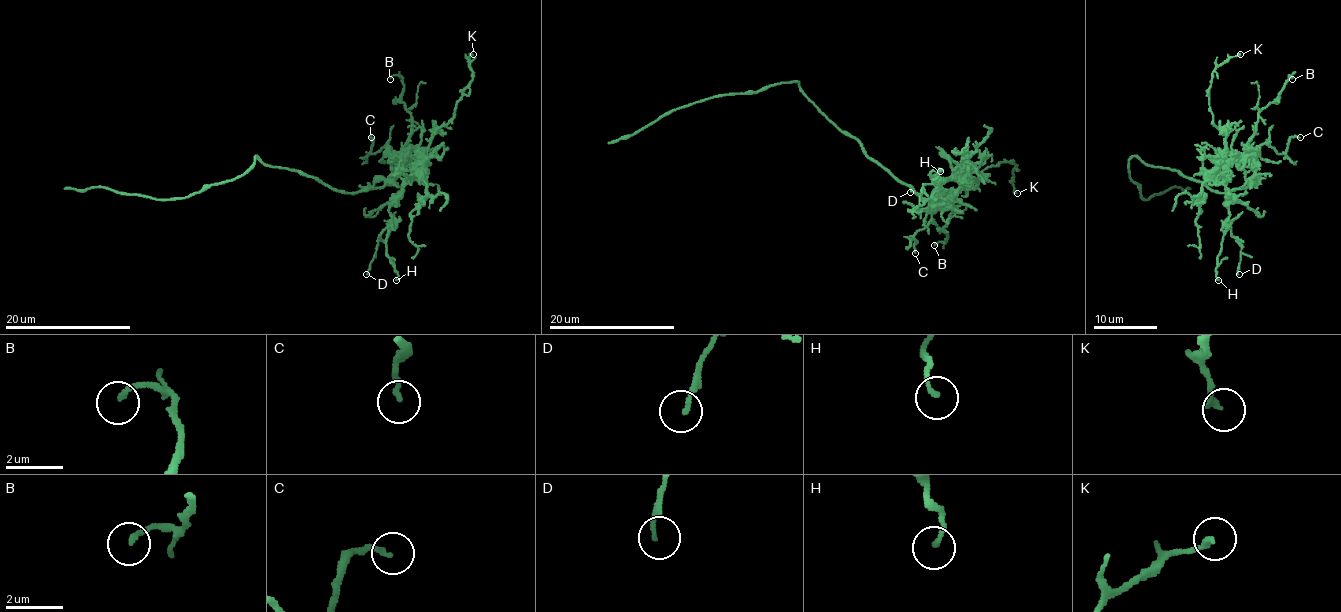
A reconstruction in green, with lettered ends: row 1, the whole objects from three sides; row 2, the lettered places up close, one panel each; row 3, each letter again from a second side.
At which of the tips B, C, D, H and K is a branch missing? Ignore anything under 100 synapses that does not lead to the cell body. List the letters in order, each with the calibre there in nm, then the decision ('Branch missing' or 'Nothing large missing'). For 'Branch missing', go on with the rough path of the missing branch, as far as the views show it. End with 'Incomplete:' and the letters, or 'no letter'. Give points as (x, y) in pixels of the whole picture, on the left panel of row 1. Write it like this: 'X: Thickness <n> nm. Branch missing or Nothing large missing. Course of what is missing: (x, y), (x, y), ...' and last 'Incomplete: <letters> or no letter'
B: Thickness 190 nm. Nothing large missing
C: Thickness 160 nm. Nothing large missing
D: Thickness 140 nm. Nothing large missing
H: Thickness 150 nm. Nothing large missing
K: Thickness 220 nm. Nothing large missing
Incomplete: no letter

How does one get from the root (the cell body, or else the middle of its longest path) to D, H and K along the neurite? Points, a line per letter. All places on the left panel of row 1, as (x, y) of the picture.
D: (306, 175), (331, 189), (361, 192), (390, 183), (416, 157), (366, 274)
H: (306, 175), (331, 189), (361, 192), (390, 183), (416, 157), (415, 175), (390, 208), (386, 255), (396, 280)
K: (306, 175), (345, 192), (361, 192), (390, 183), (453, 117), (462, 90), (471, 79), (473, 54)

